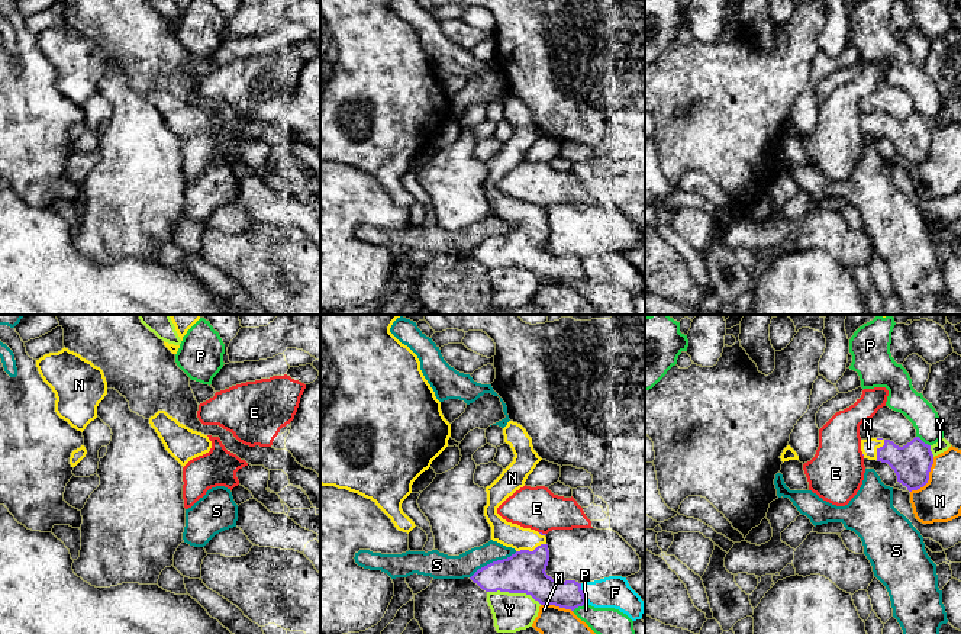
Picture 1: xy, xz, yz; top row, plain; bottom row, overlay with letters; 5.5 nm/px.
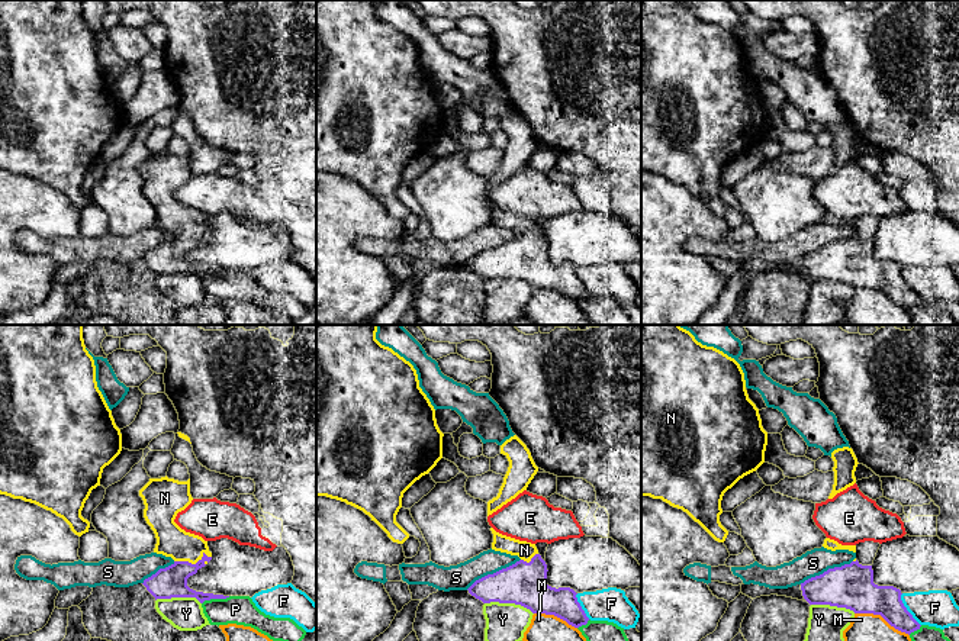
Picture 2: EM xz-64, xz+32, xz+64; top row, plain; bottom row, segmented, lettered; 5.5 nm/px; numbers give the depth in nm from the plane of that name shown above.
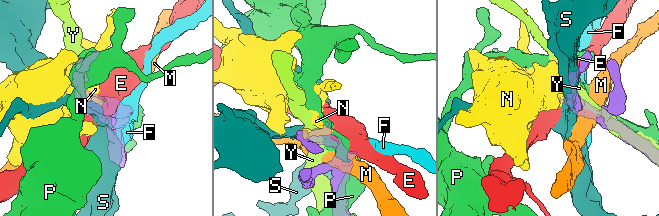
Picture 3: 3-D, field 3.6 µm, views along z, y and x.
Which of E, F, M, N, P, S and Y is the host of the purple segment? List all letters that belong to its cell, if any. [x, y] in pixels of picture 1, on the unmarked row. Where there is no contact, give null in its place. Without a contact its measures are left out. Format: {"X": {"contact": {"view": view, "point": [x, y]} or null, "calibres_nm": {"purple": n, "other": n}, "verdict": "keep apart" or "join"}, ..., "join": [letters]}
{"E": {"contact": {"view": "xz", "point": [541, 208]}, "calibres_nm": {"purple": 20, "other": 240}, "verdict": "keep apart"}, "F": {"contact": {"view": "xz", "point": [583, 269]}, "calibres_nm": {"purple": 160, "other": 180}, "verdict": "keep apart"}, "M": {"contact": {"view": "yz", "point": [928, 153]}, "calibres_nm": {"purple": 220, "other": 240}, "verdict": "keep apart"}, "N": {"contact": {"view": "xz", "point": [531, 227]}, "calibres_nm": {"purple": 240, "other": 130}, "verdict": "join"}, "P": {"contact": {"view": "xz", "point": [579, 280]}, "calibres_nm": {"purple": 160, "other": 180}, "verdict": "keep apart"}, "S": {"contact": {"view": "xz", "point": [493, 237]}, "calibres_nm": {"purple": 240, "other": 140}, "verdict": "keep apart"}, "Y": {"contact": {"view": "xz", "point": [515, 267]}, "calibres_nm": {"purple": 240, "other": 220}, "verdict": "keep apart"}, "join": ["N"]}

